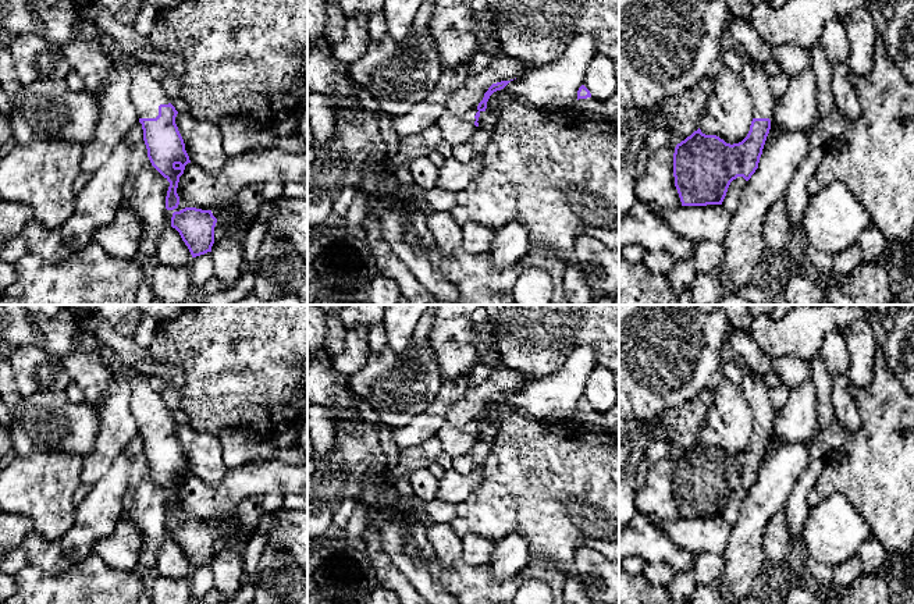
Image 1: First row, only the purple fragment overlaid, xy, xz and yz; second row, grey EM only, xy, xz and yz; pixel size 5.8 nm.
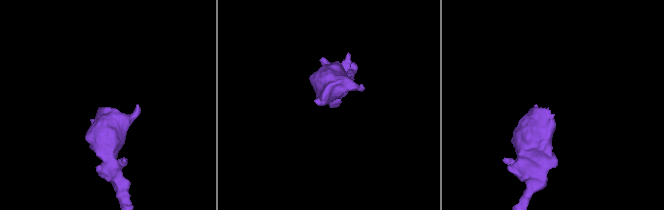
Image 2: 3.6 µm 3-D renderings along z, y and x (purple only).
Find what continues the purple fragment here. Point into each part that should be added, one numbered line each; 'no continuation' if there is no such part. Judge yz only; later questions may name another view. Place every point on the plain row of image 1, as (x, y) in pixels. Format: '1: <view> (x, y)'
1: yz (756, 393)

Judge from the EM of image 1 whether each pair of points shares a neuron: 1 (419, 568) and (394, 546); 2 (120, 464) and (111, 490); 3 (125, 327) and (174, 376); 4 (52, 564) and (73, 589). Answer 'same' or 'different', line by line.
1: same
2: same
3: different
4: different

